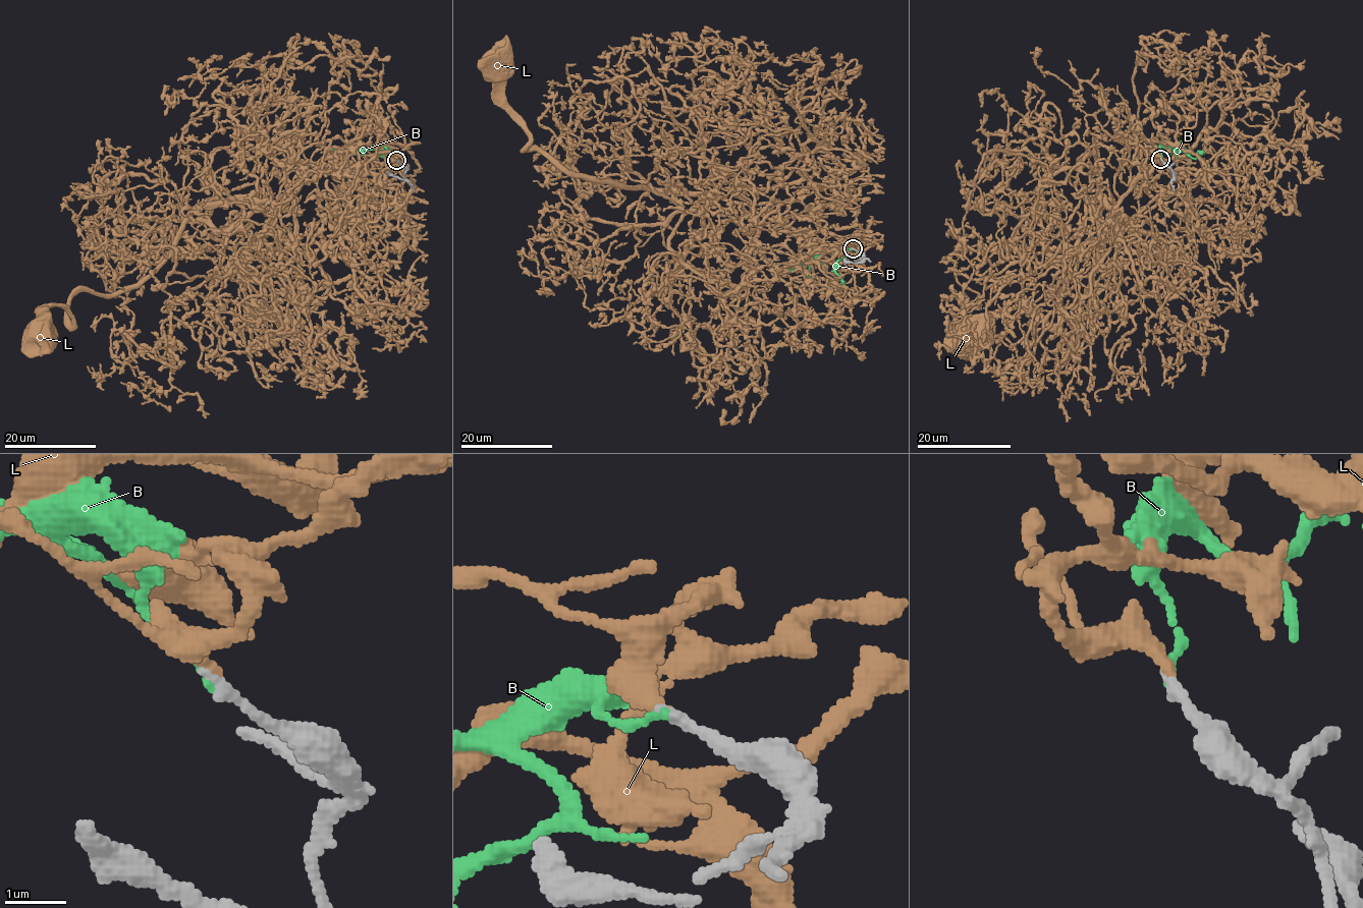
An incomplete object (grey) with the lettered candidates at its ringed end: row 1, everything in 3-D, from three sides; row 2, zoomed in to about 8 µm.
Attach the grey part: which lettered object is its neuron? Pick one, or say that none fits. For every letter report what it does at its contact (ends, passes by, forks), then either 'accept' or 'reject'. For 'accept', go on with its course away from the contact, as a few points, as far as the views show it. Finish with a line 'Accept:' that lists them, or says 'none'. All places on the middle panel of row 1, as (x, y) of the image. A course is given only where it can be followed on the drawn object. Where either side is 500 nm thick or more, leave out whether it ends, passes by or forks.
B: it ends; reject
L: it ends; accept; course (853, 248), (874, 242), (858, 253), (760, 247), (758, 223), (716, 193), (560, 170), (524, 148), (495, 71)
Accept: L

